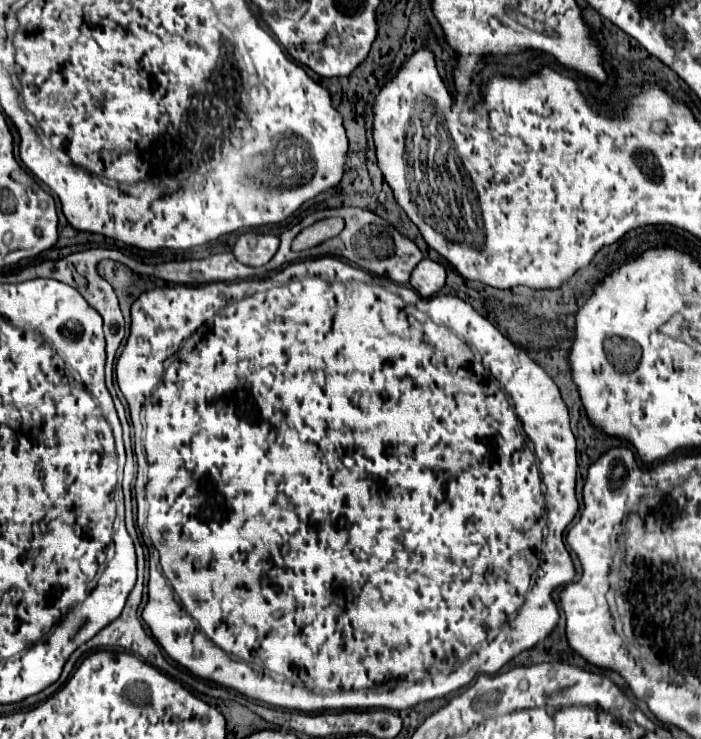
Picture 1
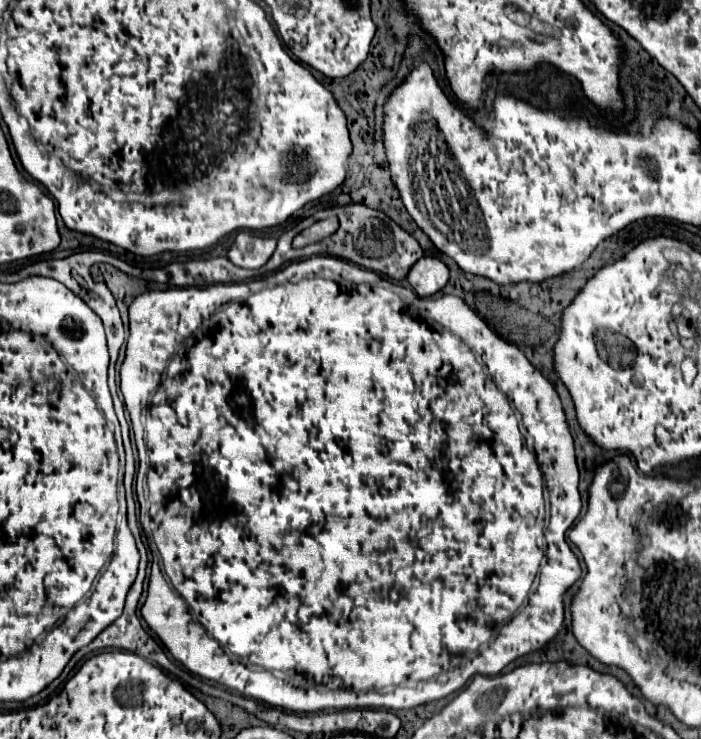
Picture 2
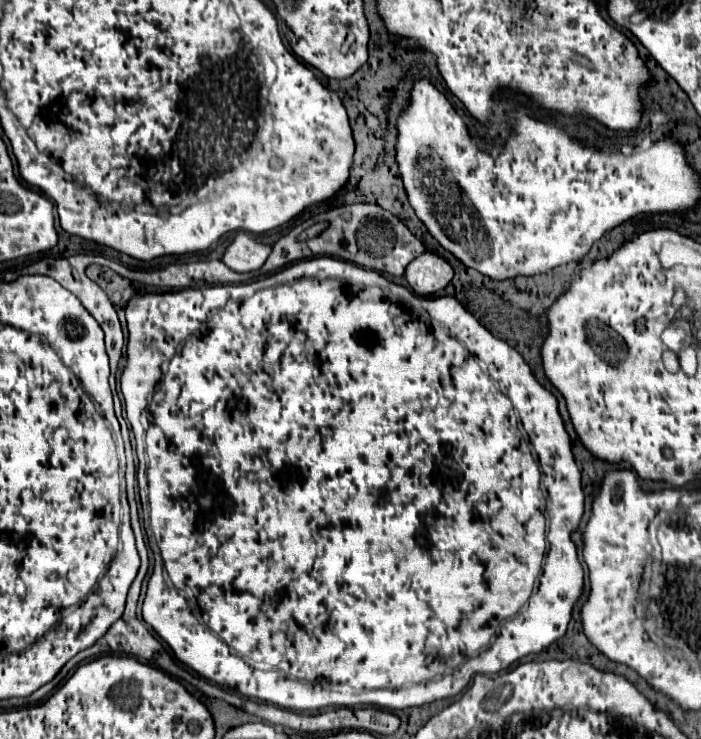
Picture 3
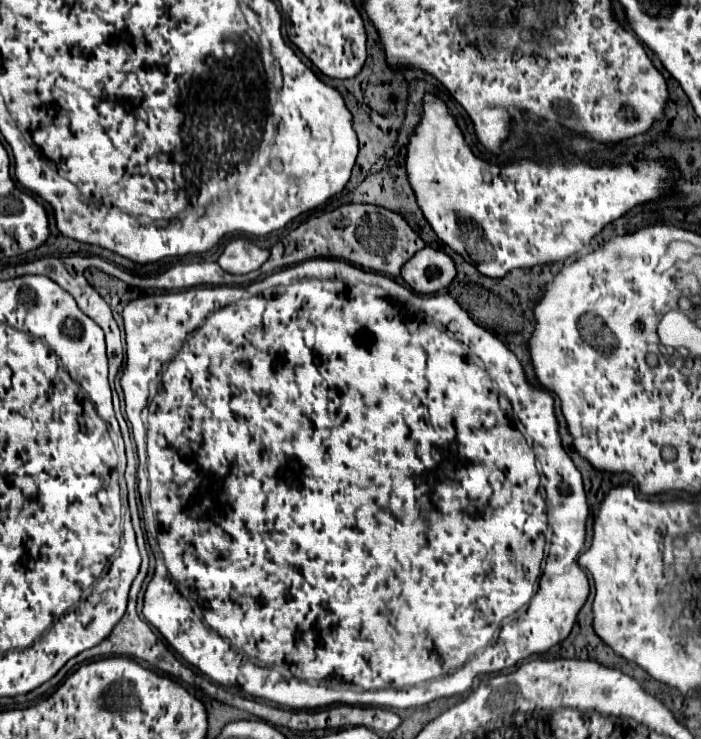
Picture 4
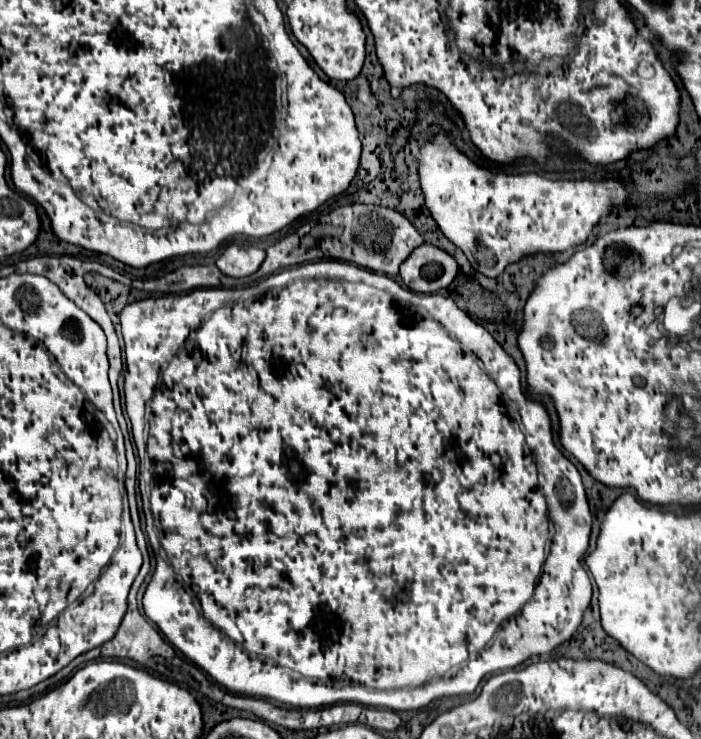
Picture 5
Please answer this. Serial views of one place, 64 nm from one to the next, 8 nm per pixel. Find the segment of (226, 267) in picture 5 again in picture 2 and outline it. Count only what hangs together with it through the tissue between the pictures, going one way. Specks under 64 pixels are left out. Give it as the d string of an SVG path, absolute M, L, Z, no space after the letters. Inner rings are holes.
M238 232L234 244L228 250L228 260L246 270L262 268L264 262L272 256L276 248L276 240L272 238L260 238L252 232Z

